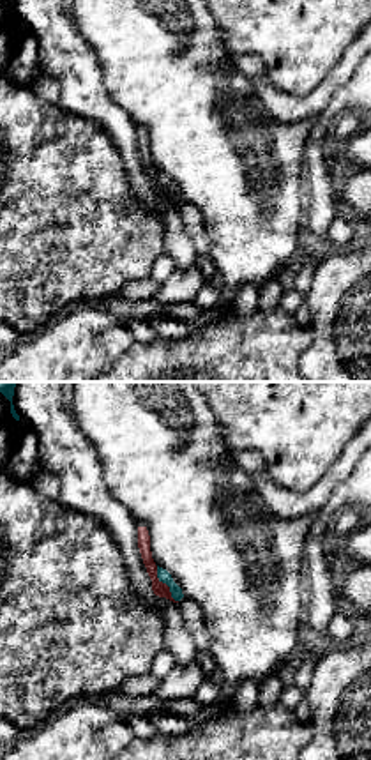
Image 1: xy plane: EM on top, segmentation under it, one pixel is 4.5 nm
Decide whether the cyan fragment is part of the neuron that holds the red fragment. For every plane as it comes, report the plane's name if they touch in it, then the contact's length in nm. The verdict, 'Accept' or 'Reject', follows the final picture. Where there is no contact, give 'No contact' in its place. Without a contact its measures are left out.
Touches red in xy. Shared border 190 nm

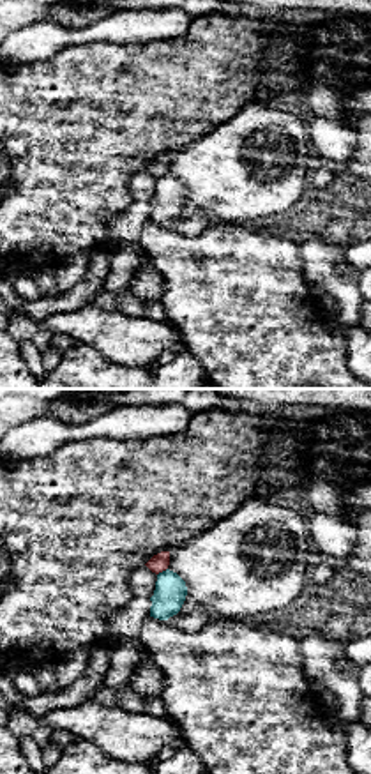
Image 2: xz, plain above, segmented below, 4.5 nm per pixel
Touches red in xz. Shared border 60 nm

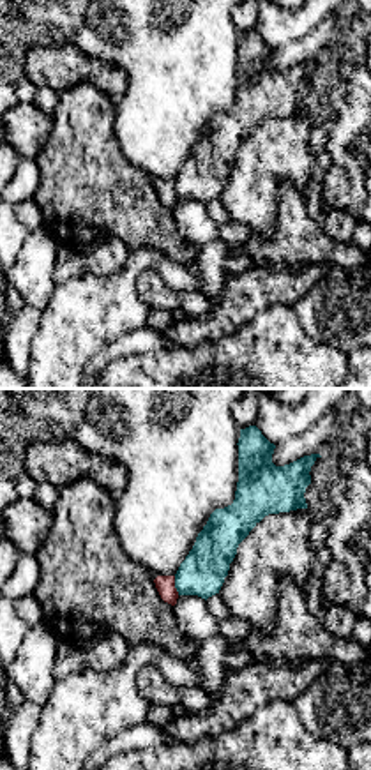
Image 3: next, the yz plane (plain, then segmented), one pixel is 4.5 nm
Touches red in yz. Shared border 90 nm

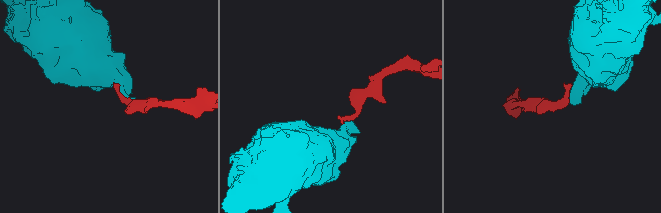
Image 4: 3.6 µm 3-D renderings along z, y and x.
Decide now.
Reject

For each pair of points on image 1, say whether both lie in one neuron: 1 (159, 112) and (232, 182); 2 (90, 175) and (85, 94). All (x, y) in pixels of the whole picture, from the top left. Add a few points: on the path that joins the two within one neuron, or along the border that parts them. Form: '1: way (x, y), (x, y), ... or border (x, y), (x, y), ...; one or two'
1: way (177, 128), (214, 165); one
2: border (59, 105), (96, 122), (117, 147); two

